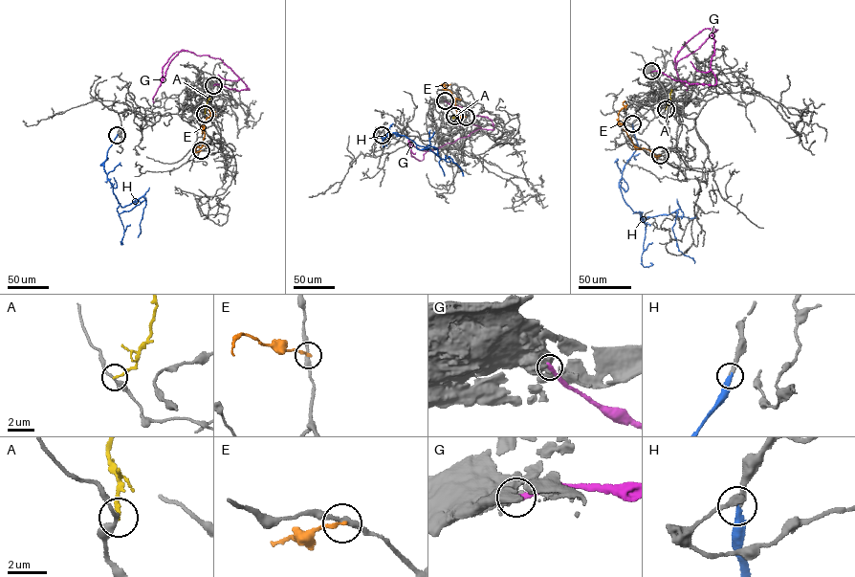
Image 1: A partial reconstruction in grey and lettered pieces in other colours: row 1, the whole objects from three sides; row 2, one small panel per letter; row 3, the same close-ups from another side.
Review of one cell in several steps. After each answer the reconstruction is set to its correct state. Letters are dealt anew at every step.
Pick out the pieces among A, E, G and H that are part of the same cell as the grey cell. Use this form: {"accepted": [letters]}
{"accepted": ["H"]}

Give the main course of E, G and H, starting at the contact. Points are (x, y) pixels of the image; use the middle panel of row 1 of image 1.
E: (466, 117), (458, 118), (456, 99), (442, 84), (447, 85), (442, 86)
G: (445, 100), (488, 118), (493, 129), (478, 129), (431, 150), (417, 148), (408, 139), (411, 155), (422, 161)
H: (382, 135), (383, 144), (383, 139), (396, 133), (427, 146), (441, 159), (449, 156), (463, 176)

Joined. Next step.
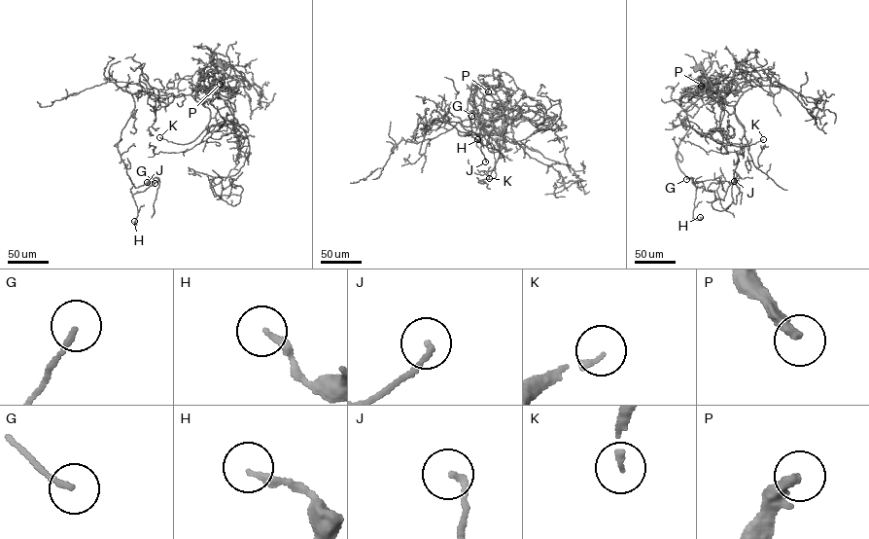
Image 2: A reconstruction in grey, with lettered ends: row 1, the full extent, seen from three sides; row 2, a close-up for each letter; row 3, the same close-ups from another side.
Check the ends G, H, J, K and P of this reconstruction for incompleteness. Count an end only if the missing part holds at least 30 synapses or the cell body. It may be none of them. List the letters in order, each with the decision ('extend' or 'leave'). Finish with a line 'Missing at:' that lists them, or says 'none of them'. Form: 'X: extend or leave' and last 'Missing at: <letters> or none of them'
G: leave
H: leave
J: leave
K: extend
P: extend
Missing at: K, P

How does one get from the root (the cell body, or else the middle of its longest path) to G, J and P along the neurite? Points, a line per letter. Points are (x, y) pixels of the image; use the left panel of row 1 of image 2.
G: (221, 65), (239, 72), (243, 86), (195, 87), (167, 104), (132, 93), (118, 149), (132, 194), (155, 183)
J: (221, 65), (239, 72), (243, 86), (195, 87), (167, 104), (132, 93), (118, 149), (135, 187), (147, 182)
P: (221, 65), (234, 68), (241, 74), (244, 85), (209, 88), (204, 83), (204, 74), (210, 71), (220, 84)

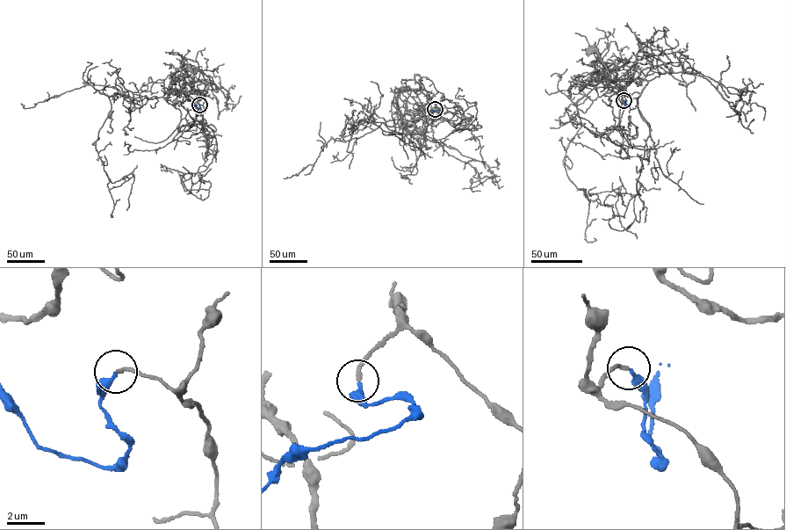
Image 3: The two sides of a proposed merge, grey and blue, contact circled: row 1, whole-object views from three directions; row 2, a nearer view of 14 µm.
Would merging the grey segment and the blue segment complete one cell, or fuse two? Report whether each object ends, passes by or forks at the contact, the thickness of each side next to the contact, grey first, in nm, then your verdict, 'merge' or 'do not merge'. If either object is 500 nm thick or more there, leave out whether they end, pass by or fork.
grey ends; blue ends; calibres 180 and 240 nm; merge

